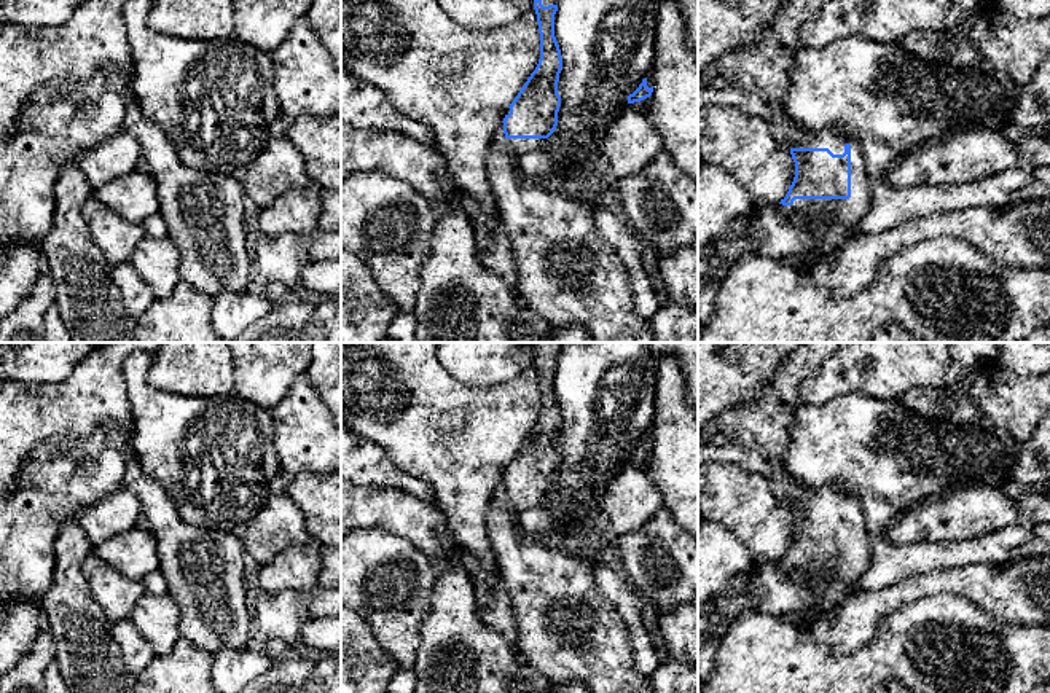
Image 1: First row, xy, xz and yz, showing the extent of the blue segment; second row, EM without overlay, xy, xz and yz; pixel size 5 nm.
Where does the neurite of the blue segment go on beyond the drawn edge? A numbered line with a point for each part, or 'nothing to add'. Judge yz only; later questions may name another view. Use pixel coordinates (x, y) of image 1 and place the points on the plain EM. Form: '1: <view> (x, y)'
1: yz (754, 435)

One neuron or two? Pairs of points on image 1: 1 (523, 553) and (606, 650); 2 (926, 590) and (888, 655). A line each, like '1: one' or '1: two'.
1: one
2: two

